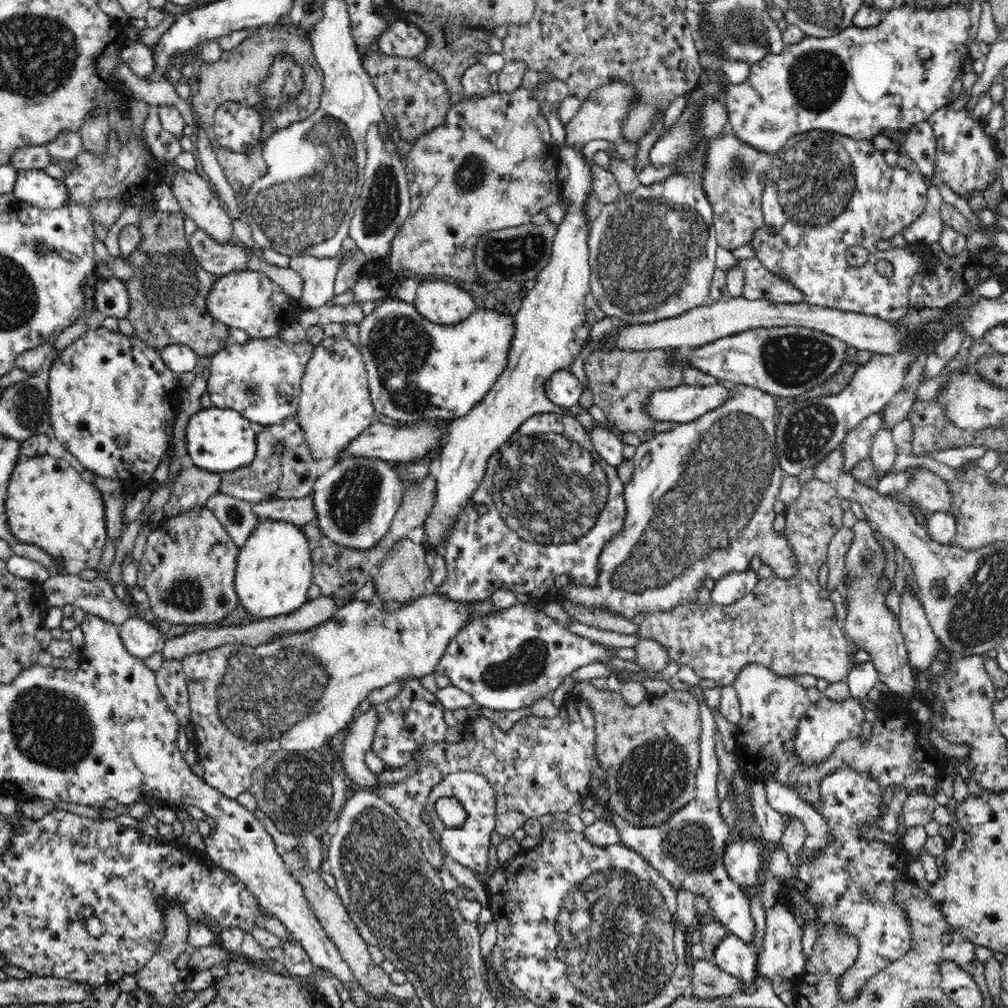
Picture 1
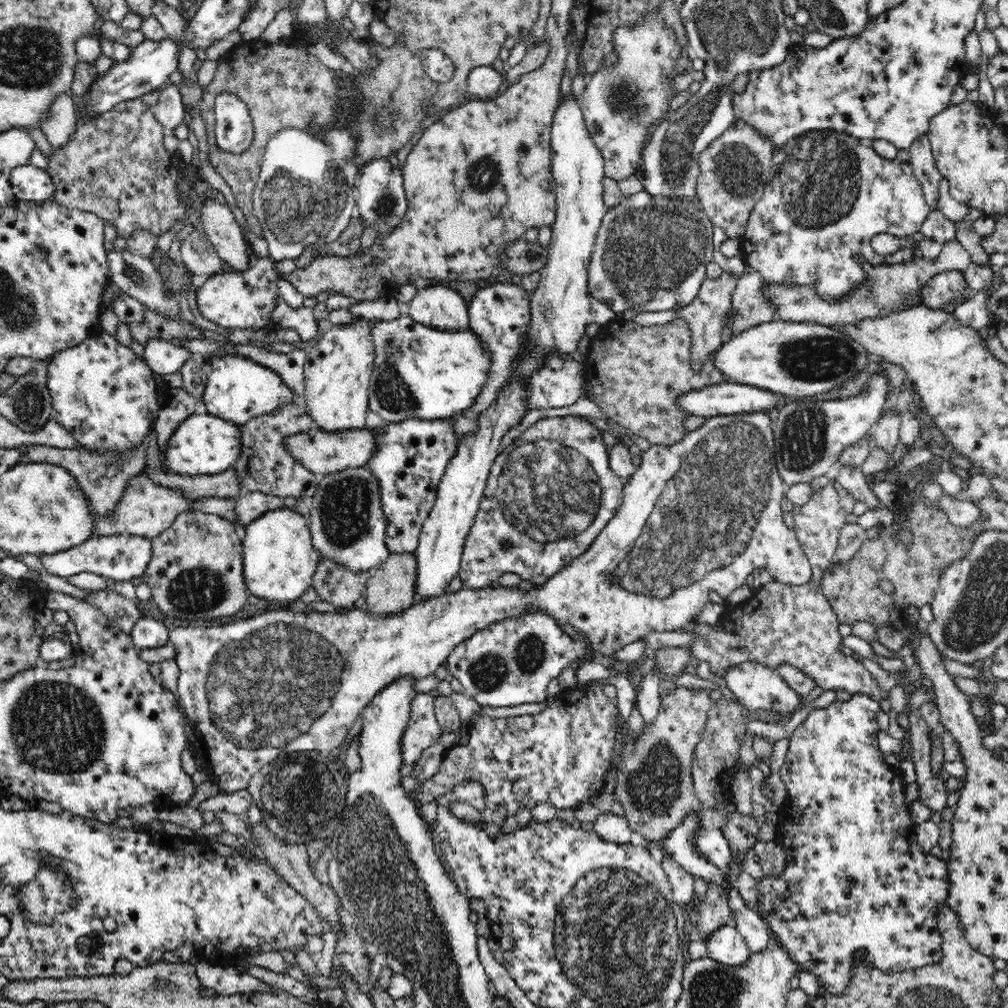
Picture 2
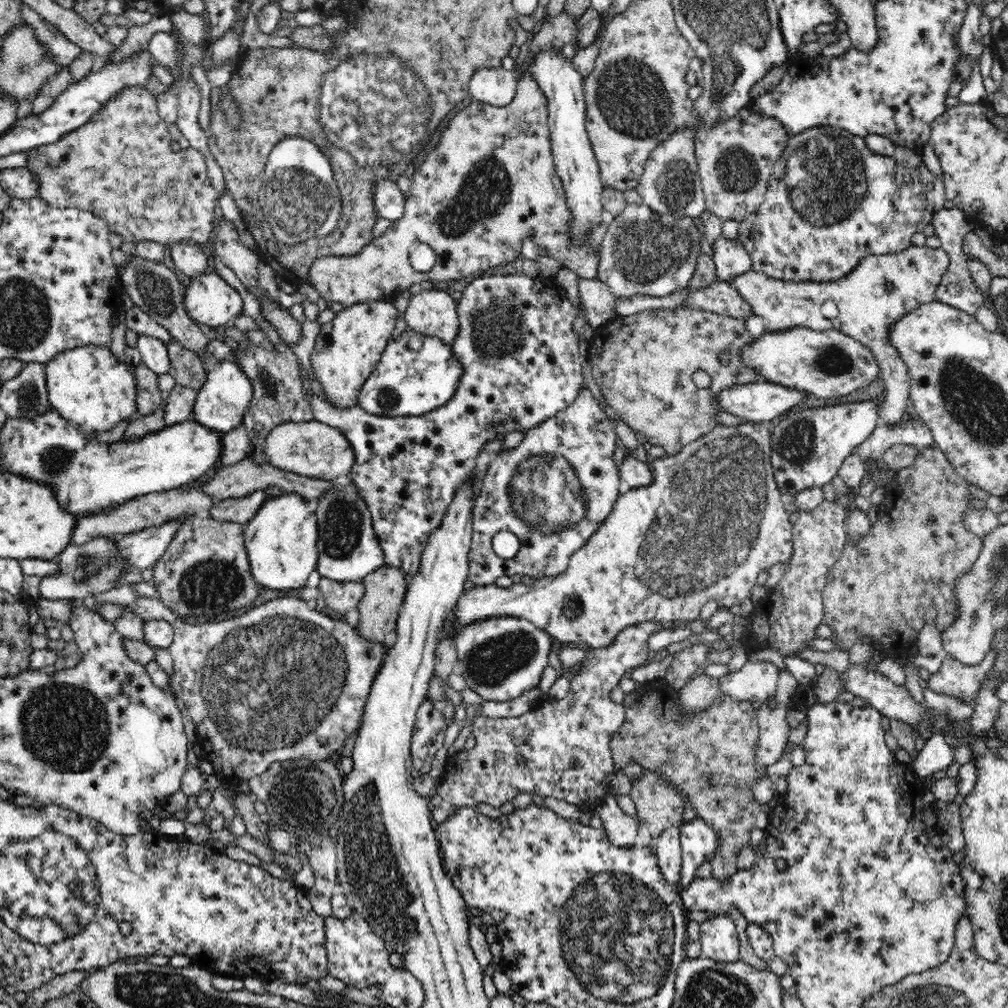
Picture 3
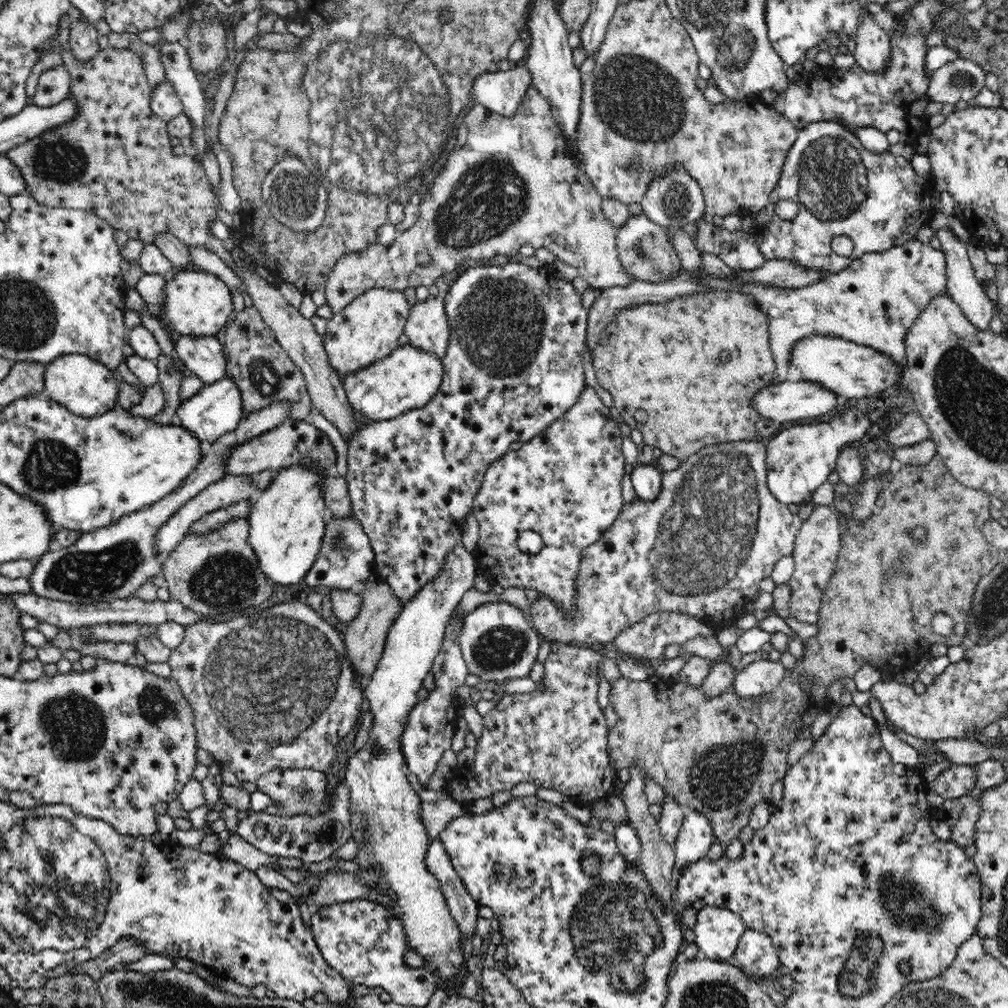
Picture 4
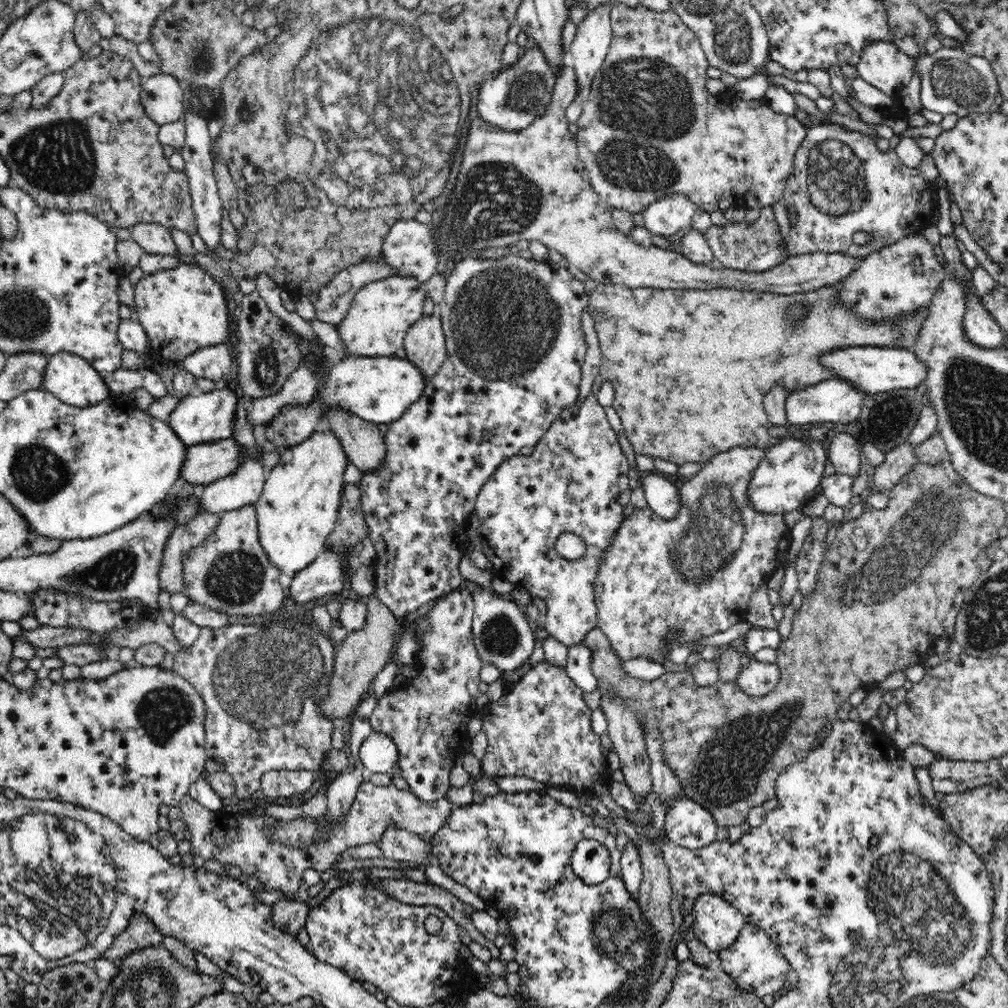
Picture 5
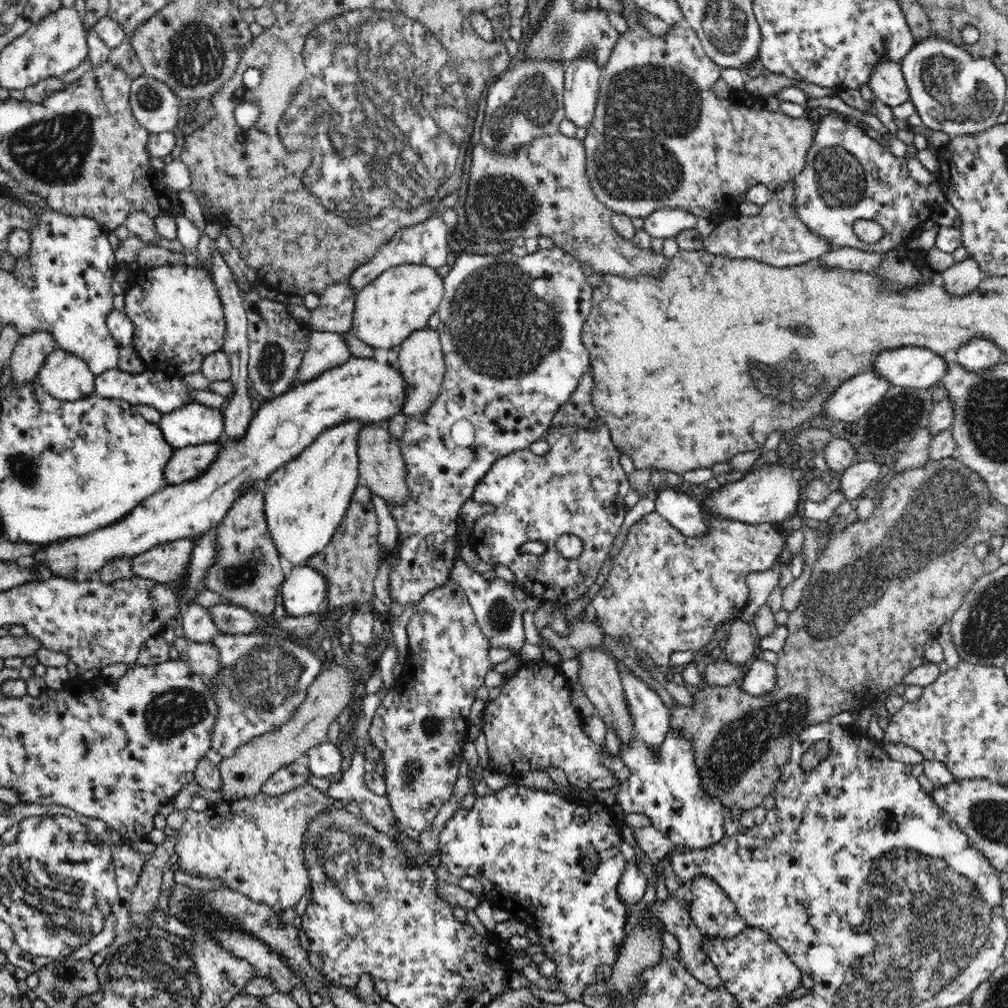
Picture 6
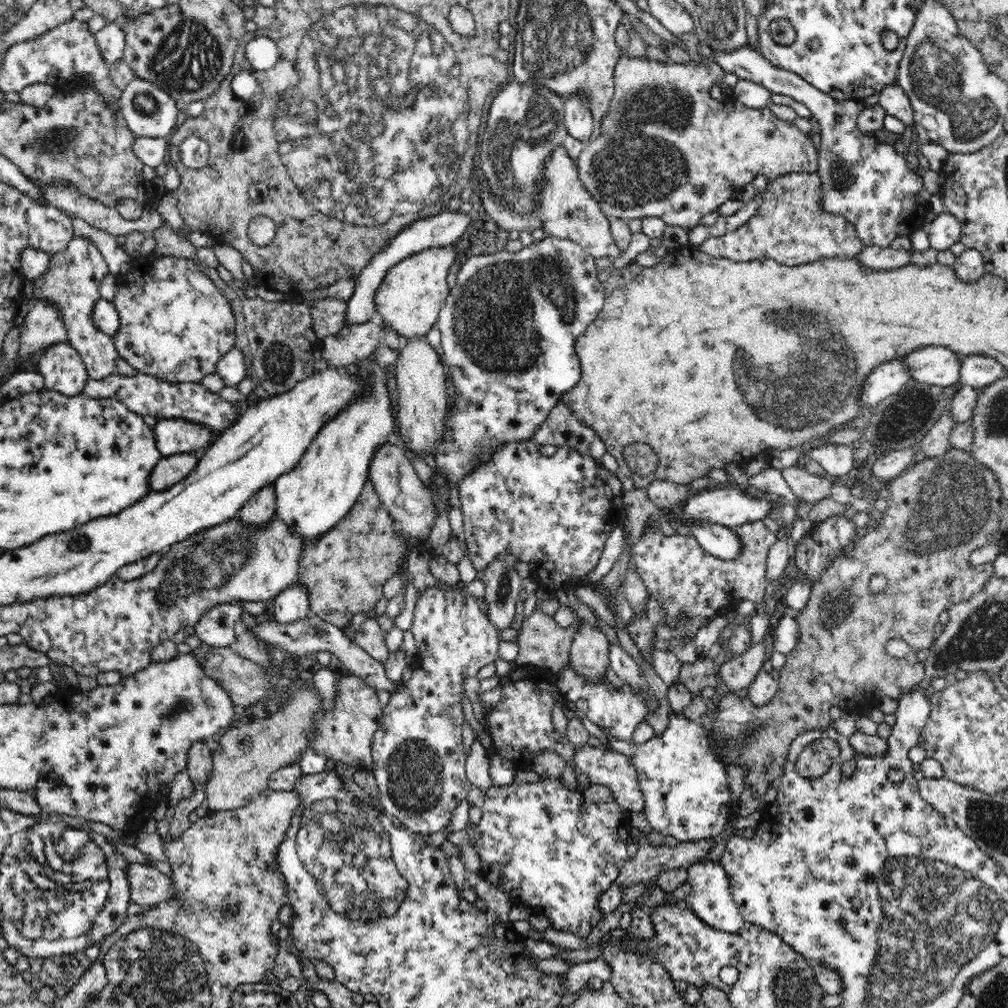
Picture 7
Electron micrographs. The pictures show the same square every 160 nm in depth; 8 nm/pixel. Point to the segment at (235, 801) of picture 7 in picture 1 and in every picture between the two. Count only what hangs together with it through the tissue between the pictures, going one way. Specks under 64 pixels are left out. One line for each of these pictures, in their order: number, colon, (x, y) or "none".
1: (400, 576)
2: (390, 588)
3: (385, 588)
4: (365, 637)
5: (365, 652)
6: (243, 775)

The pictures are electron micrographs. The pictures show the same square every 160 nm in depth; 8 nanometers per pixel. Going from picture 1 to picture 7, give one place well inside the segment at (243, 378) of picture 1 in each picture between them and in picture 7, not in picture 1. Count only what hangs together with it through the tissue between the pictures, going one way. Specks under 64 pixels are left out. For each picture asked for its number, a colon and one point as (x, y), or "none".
2: (239, 388)
3: (221, 404)
4: (217, 409)
5: (198, 418)
6: (194, 424)
7: (173, 436)

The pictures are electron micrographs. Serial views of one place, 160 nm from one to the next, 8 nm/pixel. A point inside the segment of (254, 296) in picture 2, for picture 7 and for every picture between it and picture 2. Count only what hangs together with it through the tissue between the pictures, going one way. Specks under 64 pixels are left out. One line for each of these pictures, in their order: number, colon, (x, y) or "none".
3: (209, 299)
4: (197, 303)
5: (184, 309)
6: (177, 313)
7: (175, 324)

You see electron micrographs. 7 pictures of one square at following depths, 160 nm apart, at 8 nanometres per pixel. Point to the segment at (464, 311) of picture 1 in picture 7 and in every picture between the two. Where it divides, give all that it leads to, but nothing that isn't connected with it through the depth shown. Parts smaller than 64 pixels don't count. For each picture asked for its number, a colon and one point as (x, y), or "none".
2: (438, 306)
3: (433, 312)
4: (428, 326)
5: (424, 342)
6: (421, 359)
7: (421, 379)

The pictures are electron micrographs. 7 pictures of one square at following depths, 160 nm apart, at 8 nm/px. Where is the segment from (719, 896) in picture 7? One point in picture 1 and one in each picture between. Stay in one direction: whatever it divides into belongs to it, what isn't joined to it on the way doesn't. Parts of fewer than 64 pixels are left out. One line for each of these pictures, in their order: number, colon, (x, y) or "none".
1: (734, 956)
2: (727, 946)
3: (719, 940)
4: (717, 931)
5: (717, 923)
6: (716, 916)

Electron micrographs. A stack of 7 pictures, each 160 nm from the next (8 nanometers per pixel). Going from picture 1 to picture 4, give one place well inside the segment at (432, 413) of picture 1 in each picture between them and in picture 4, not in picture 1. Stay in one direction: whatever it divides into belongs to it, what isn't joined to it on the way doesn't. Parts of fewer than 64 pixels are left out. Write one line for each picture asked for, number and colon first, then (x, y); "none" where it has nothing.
2: (445, 377)
3: (406, 383)
4: (409, 378)

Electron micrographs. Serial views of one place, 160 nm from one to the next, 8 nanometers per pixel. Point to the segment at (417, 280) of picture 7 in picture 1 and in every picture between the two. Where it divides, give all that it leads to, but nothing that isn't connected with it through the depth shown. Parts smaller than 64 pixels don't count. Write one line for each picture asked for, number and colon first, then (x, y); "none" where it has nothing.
1: (335, 406)
2: (338, 370)
3: (347, 349)
4: (367, 330)
5: (375, 325)
6: (402, 299)

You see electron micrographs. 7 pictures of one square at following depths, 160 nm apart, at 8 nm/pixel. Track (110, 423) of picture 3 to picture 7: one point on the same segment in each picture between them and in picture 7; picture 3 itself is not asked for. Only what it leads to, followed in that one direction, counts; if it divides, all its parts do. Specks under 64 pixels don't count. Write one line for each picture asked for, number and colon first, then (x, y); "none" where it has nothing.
4: (88, 388)
5: (72, 379)
6: (65, 376)
7: (62, 368)

